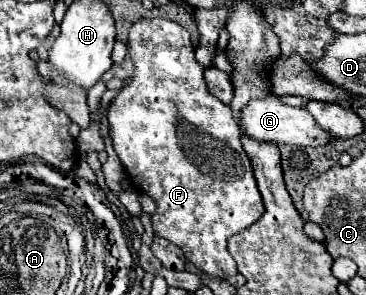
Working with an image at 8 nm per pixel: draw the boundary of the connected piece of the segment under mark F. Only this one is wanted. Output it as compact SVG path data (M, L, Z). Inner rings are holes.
M140 18L130 28L128 52L134 62L134 74L108 108L114 150L132 186L146 192L158 204L152 216L154 232L180 246L184 256L204 274L216 278L234 276L236 262L228 252L228 238L252 226L264 214L250 160L240 144L240 126L230 106L218 102L206 90L204 68L194 60L190 34L180 24L164 18Z

